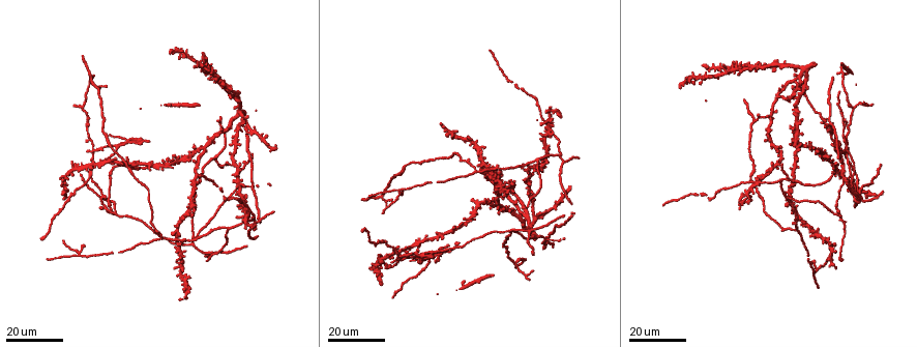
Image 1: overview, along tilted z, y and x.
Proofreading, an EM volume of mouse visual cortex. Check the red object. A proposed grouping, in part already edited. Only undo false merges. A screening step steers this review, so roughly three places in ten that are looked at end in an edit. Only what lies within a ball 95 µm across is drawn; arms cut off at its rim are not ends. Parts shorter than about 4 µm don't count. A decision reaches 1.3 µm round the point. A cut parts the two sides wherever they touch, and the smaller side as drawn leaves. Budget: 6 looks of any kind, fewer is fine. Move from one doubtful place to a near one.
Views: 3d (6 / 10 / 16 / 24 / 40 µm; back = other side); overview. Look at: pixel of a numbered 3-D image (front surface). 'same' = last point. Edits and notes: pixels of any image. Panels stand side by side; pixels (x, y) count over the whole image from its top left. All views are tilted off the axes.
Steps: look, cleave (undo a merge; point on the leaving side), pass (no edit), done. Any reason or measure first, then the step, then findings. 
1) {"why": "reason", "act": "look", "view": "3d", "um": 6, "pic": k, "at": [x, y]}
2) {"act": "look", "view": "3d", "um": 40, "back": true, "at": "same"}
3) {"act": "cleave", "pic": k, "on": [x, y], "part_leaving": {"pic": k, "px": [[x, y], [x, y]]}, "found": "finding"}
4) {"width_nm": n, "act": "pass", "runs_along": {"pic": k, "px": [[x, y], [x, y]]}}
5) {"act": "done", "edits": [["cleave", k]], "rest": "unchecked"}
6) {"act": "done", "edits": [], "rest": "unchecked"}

{"why": "thin arm on a thick one", "act": "look", "view": "3d", "um": 24, "pic": 1, "at": [797, 77]}

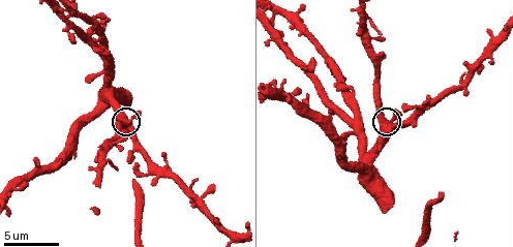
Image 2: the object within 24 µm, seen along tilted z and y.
{"why": "zoom in", "act": "look", "view": "3d", "um": 6, "pic": 2, "at": [129, 126]}

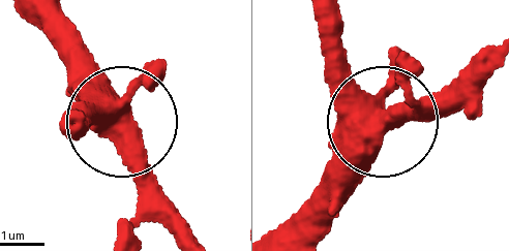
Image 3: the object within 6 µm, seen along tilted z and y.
{"arms": 4, "act": "pass", "found": "continuous, no second neuron"}

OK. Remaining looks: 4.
{"why": "a fork", "act": "look", "view": "3d", "um": 24, "pic": 1, "at": [846, 127]}

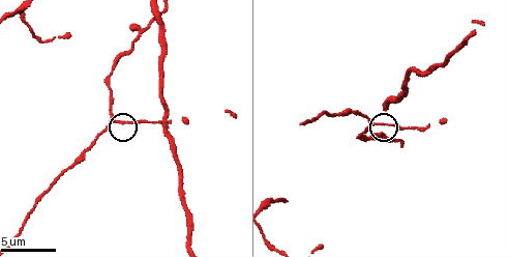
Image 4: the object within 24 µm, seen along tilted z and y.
{"why": "closer look", "act": "look", "view": "3d", "um": 10, "pic": 4, "at": [374, 126]}

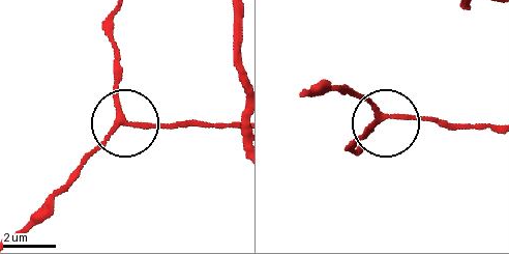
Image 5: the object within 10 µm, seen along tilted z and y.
{"side_arm_um": 7, "arms": 3, "act": "pass", "found": "all the same neuron"}

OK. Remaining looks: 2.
{"why": "two arms in line, one across", "act": "look", "view": "3d", "um": 16, "pic": 1, "at": [789, 198]}

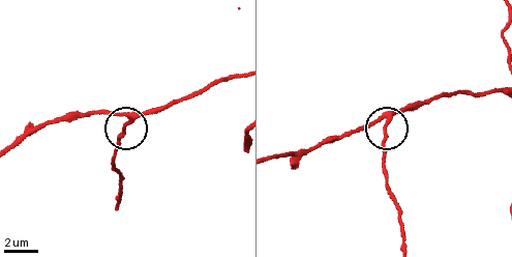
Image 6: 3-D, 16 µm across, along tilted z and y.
{"act": "look", "view": "3d", "um": 6, "pic": 6, "at": [384, 125]}

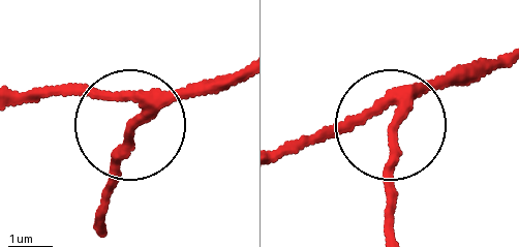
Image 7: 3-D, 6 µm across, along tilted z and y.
{"act": "pass", "runs_along": {"pic": 7, "px": [[239, 71], [178, 91], [130, 123], [108, 193]]}, "found": "all the same neuron"}

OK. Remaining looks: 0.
{"act": "done", "edits": [], "rest": "unchecked"}

